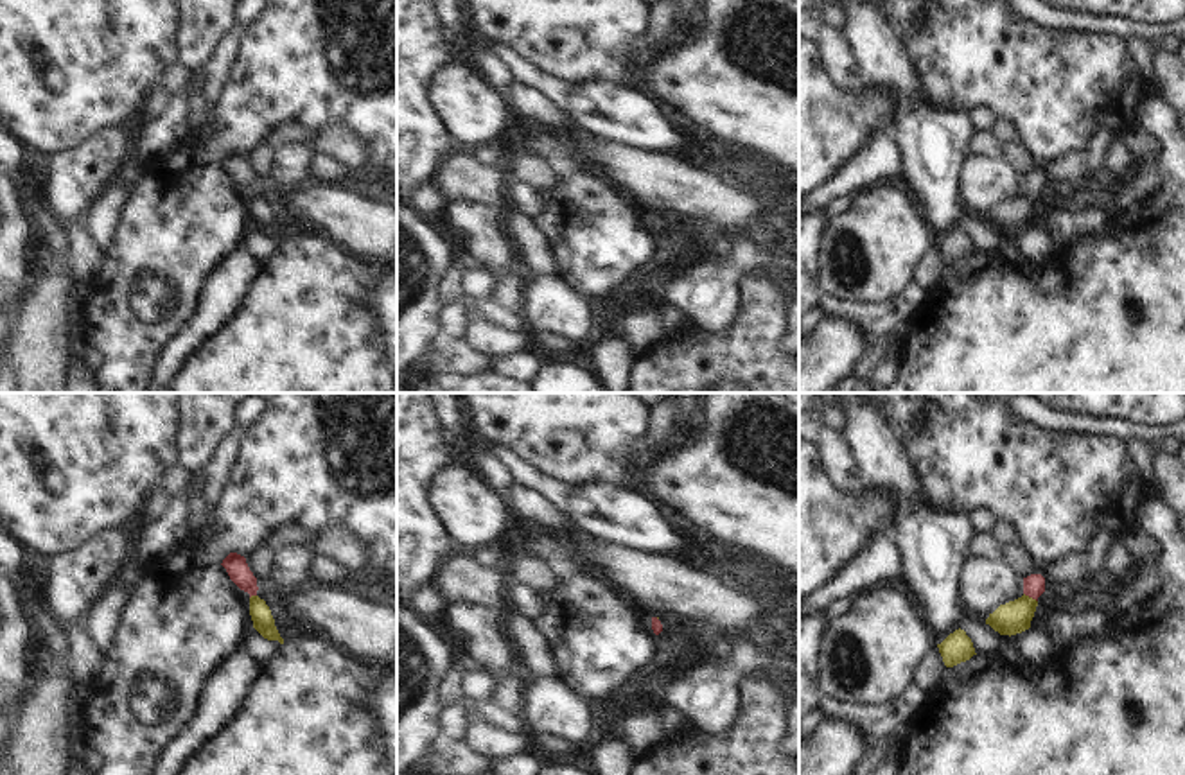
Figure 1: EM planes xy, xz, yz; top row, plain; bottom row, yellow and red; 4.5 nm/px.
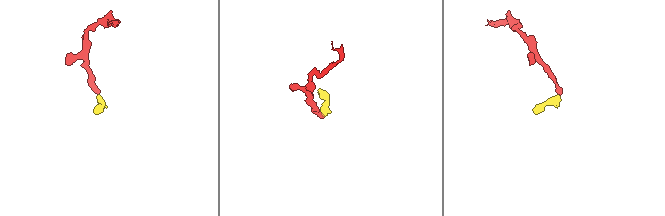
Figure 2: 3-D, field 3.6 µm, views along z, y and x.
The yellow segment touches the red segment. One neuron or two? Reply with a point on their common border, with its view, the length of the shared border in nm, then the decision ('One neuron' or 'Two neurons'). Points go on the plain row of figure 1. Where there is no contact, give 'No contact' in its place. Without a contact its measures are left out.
Touches yellow at yz (1031, 196). Shared border 80 nm. One neuron

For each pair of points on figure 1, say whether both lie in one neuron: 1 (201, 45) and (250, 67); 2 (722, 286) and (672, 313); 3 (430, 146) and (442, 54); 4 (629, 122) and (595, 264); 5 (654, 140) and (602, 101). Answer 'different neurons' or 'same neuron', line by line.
1: different neurons
2: different neurons
3: same neuron
4: different neurons
5: same neuron

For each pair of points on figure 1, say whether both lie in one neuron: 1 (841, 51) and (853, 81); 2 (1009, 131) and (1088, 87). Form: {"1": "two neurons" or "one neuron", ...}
{"1": "one neuron", "2": "two neurons"}

